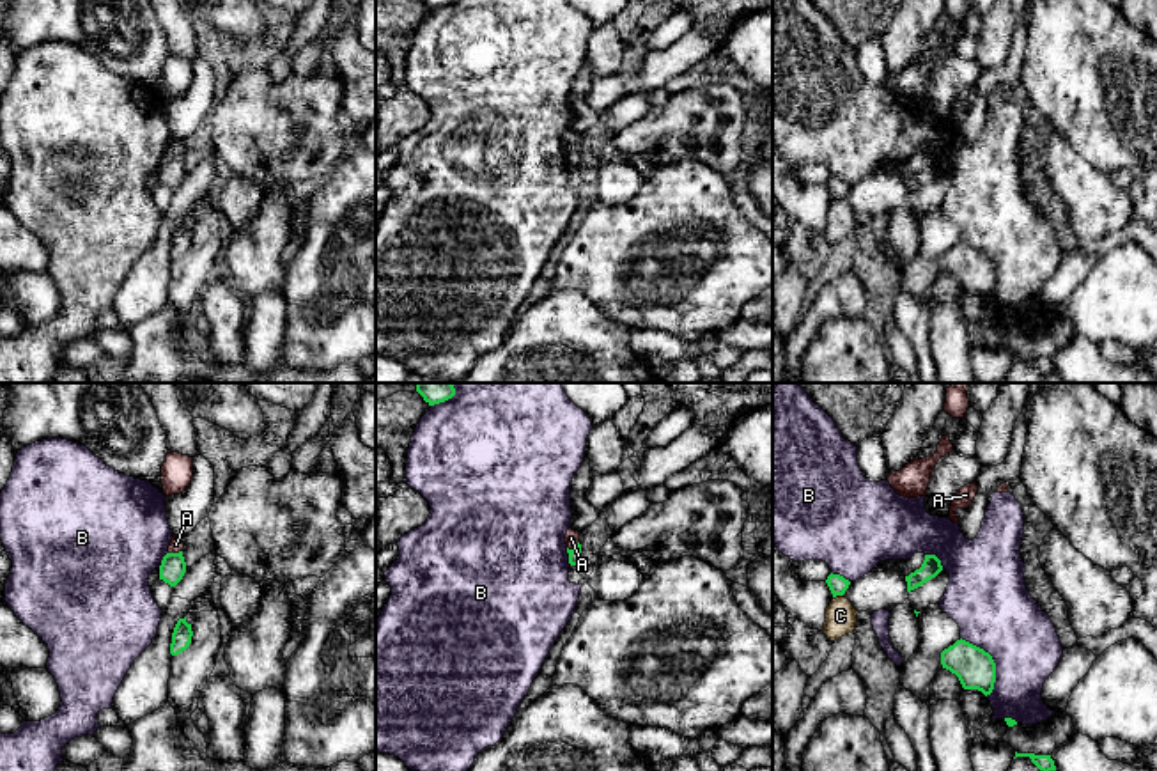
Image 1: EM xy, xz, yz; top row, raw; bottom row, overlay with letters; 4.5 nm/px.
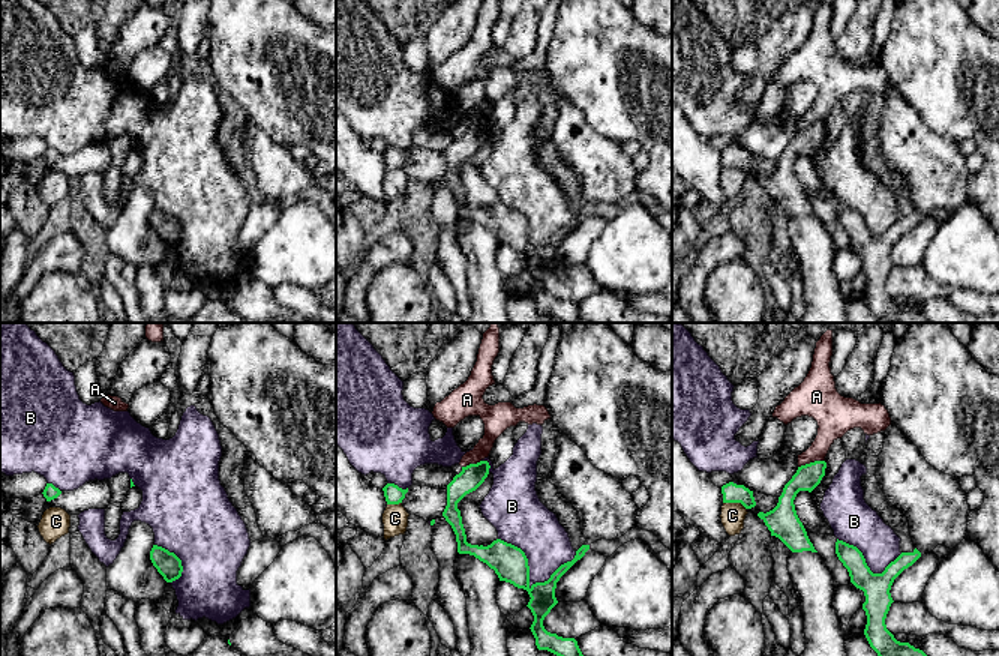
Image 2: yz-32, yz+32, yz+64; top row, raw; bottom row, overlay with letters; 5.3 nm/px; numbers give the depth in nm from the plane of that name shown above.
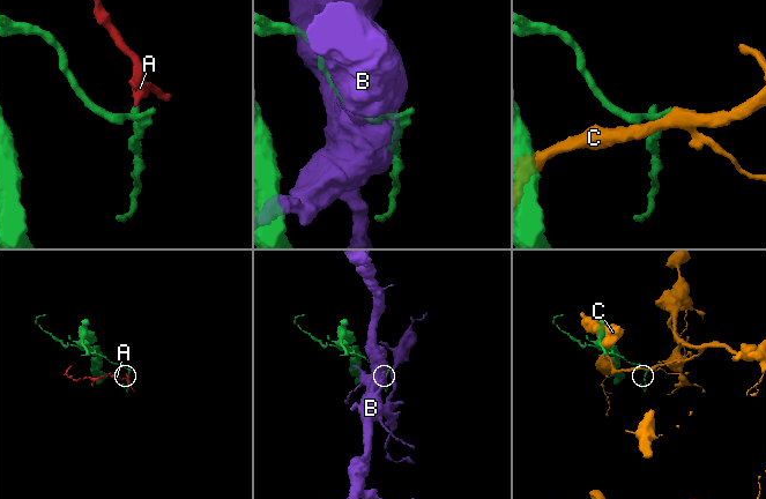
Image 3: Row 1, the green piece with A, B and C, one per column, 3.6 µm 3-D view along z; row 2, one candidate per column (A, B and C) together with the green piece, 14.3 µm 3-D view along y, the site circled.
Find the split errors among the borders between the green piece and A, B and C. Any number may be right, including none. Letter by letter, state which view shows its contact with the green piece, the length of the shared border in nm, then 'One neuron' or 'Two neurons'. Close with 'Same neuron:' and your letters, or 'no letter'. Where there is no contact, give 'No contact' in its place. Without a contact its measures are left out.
A: Touches green in xz. Shared border 70 nm. One neuron
B: Touches green in yz. Shared border 300 nm. Two neurons
C: Touches green in yz. Shared border 50 nm. Two neurons
Same neuron: A

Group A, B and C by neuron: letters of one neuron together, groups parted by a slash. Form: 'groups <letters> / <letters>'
groups A / B / C

